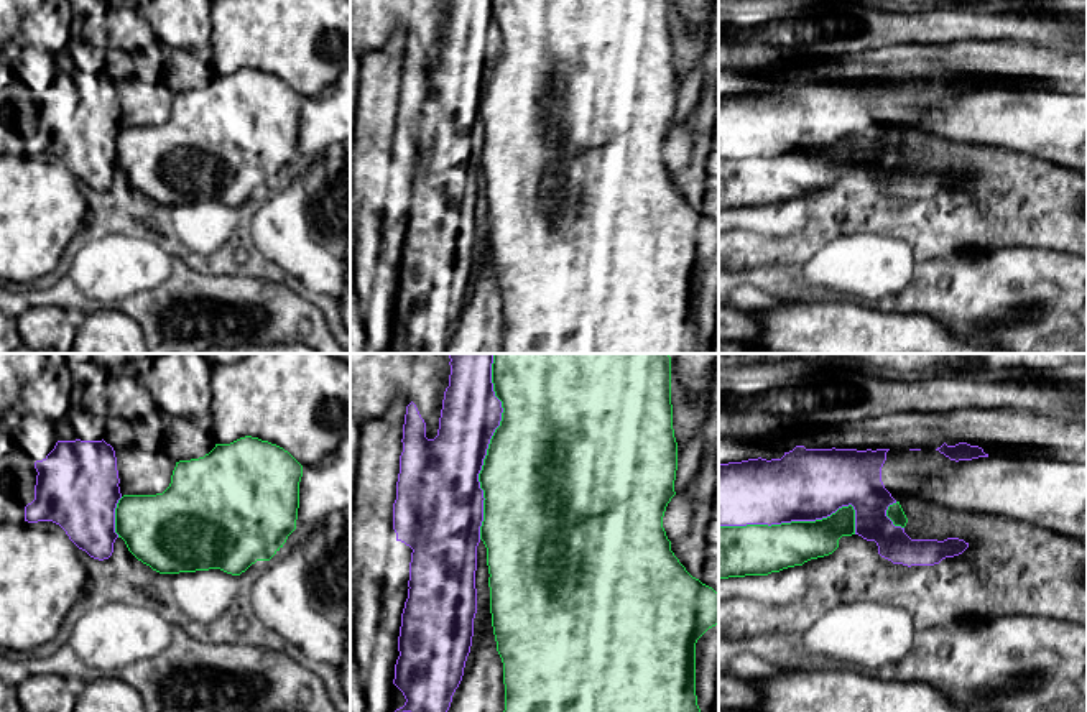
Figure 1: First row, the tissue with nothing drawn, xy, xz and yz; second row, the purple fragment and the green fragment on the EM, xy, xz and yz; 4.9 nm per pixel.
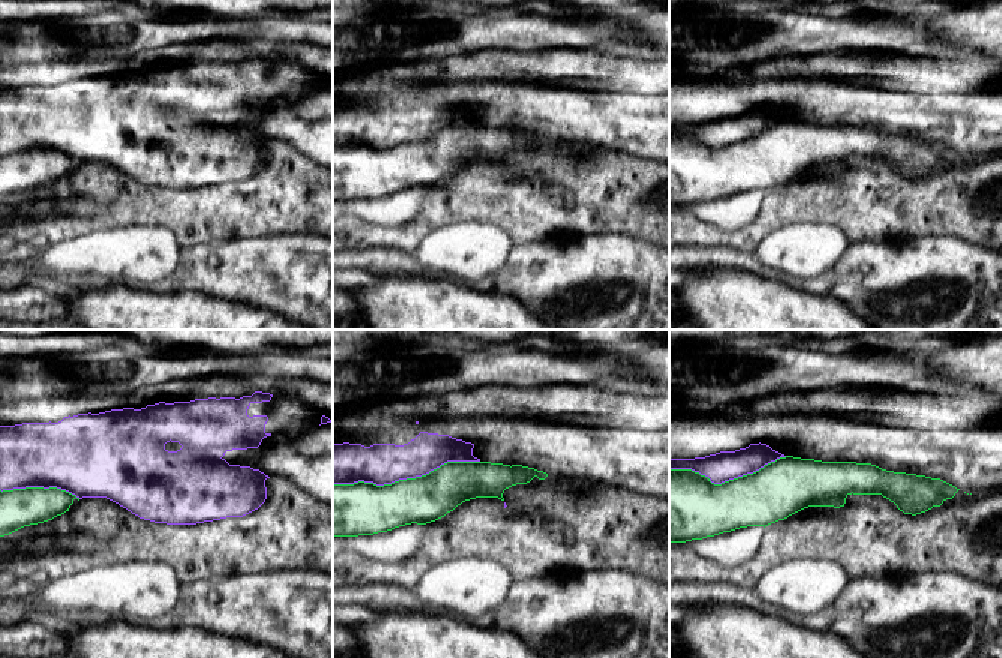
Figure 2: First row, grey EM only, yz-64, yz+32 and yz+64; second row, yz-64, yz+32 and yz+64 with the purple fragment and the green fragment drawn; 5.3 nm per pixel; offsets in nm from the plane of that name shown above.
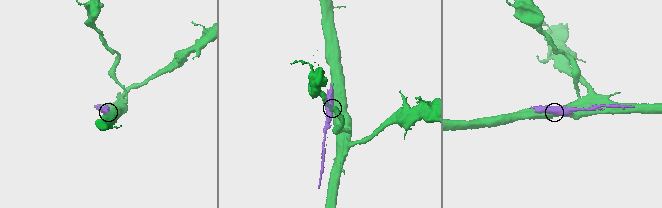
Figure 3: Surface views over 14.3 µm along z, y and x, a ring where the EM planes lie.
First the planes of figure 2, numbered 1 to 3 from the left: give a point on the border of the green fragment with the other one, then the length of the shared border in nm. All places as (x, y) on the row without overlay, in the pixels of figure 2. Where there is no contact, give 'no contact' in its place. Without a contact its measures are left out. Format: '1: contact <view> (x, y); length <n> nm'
1: contact yz-64 (41, 150); length 440 nm
2: contact yz+32 (405, 143); length 800 nm
3: contact yz+64 (728, 144); length 650 nm

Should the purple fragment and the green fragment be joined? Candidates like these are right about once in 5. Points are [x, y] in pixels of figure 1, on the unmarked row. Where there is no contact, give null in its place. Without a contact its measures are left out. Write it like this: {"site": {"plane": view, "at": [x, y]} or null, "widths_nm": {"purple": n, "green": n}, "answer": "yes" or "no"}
{"site": {"plane": "xz", "at": [485, 86]}, "widths_nm": {"purple": 380, "green": 500}, "answer": "no"}

